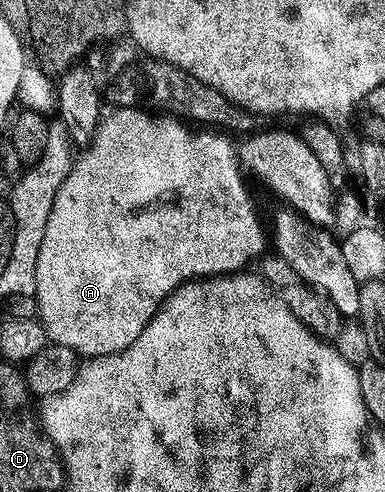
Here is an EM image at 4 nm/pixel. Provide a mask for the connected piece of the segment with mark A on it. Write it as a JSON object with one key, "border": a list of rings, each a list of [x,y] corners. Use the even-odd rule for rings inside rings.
{"border":[[[118,107],[113,110],[115,113],[110,113],[101,118],[98,123],[98,129],[94,133],[90,144],[81,150],[82,153],[77,154],[76,160],[70,166],[70,173],[64,179],[64,183],[60,187],[60,191],[56,195],[56,199],[52,203],[52,215],[48,215],[48,227],[44,227],[44,243],[40,243],[40,255],[37,259],[37,281],[34,284],[32,296],[38,300],[38,315],[37,320],[41,321],[46,329],[46,336],[55,345],[63,345],[77,353],[79,358],[89,359],[99,357],[108,353],[115,353],[121,349],[127,349],[132,342],[138,338],[140,331],[144,331],[147,323],[154,318],[154,313],[161,307],[163,301],[178,288],[179,285],[195,279],[205,279],[207,277],[217,277],[219,275],[229,275],[247,268],[249,261],[254,261],[266,249],[266,233],[262,230],[262,221],[258,218],[258,209],[254,206],[254,201],[250,198],[250,193],[246,190],[246,181],[242,178],[242,169],[238,166],[238,155],[234,151],[233,145],[220,133],[220,131],[210,131],[214,133],[197,133],[194,129],[189,129],[177,116],[169,115],[170,117],[157,117],[157,112],[147,111],[142,107]]]}

